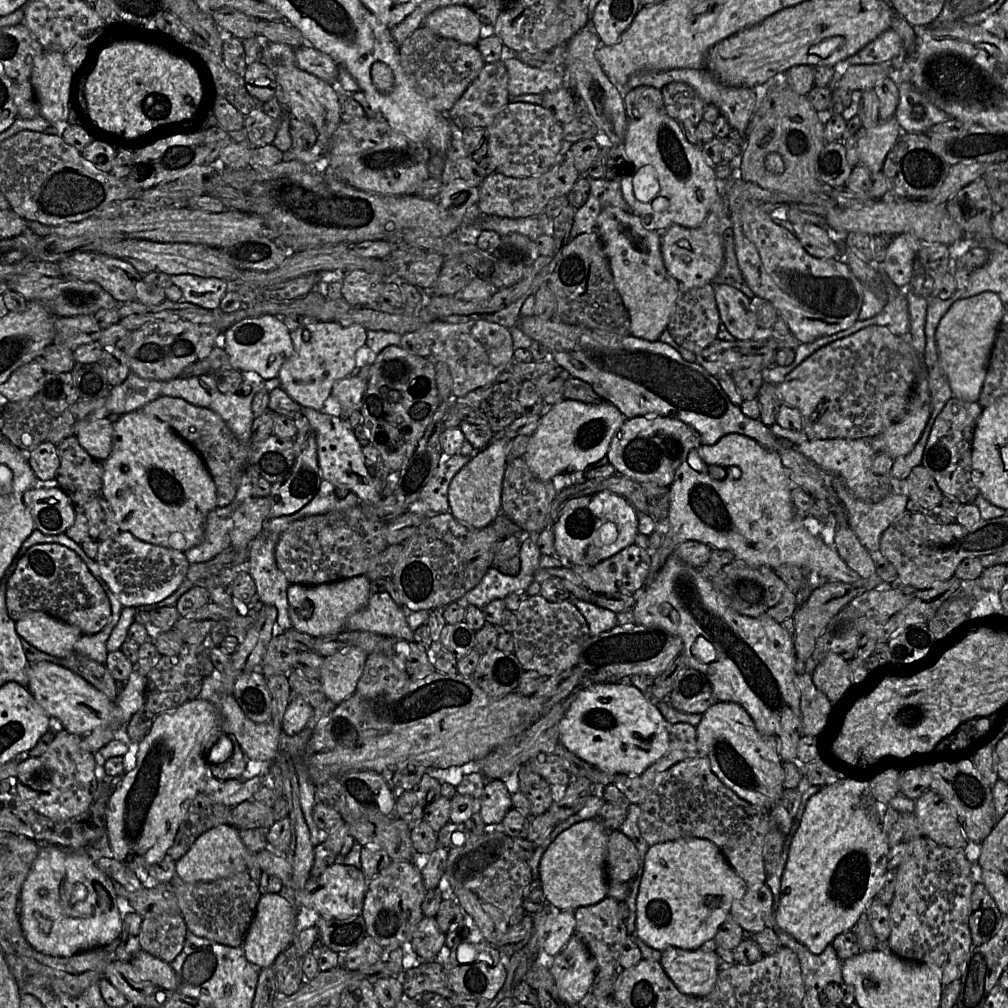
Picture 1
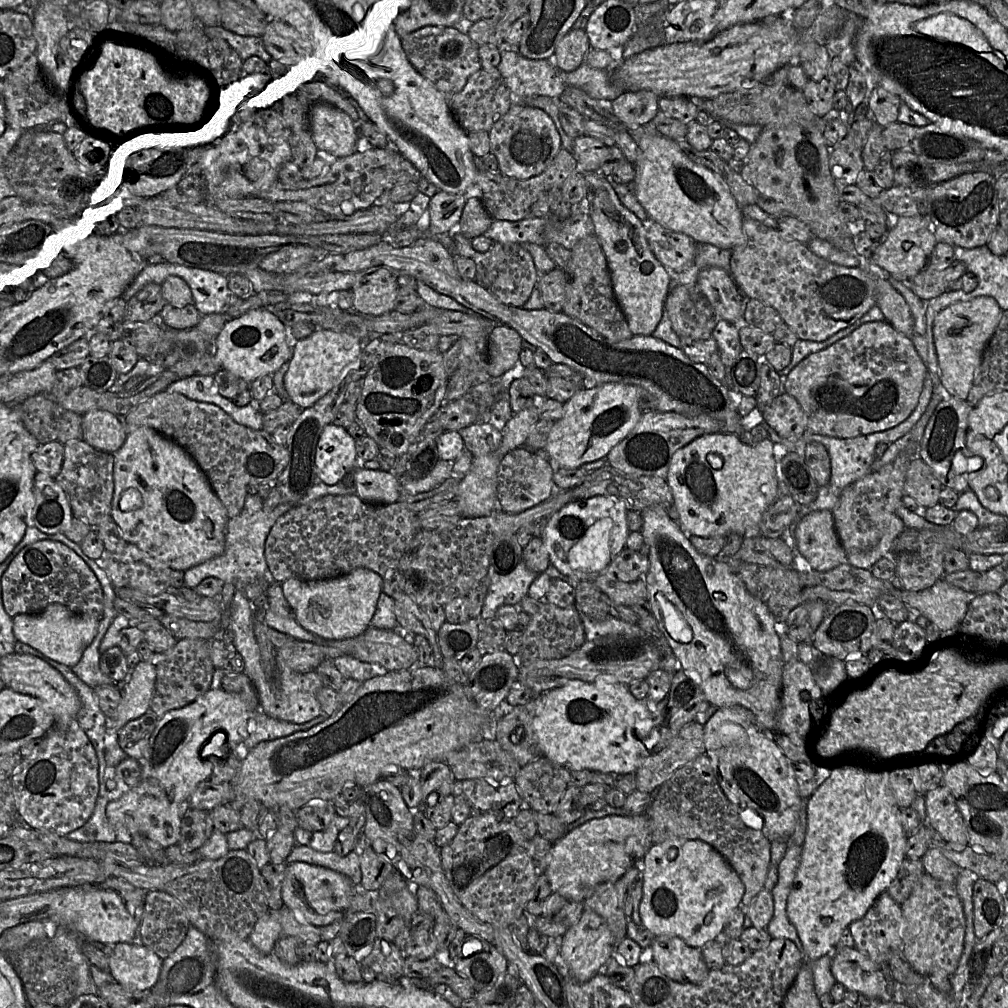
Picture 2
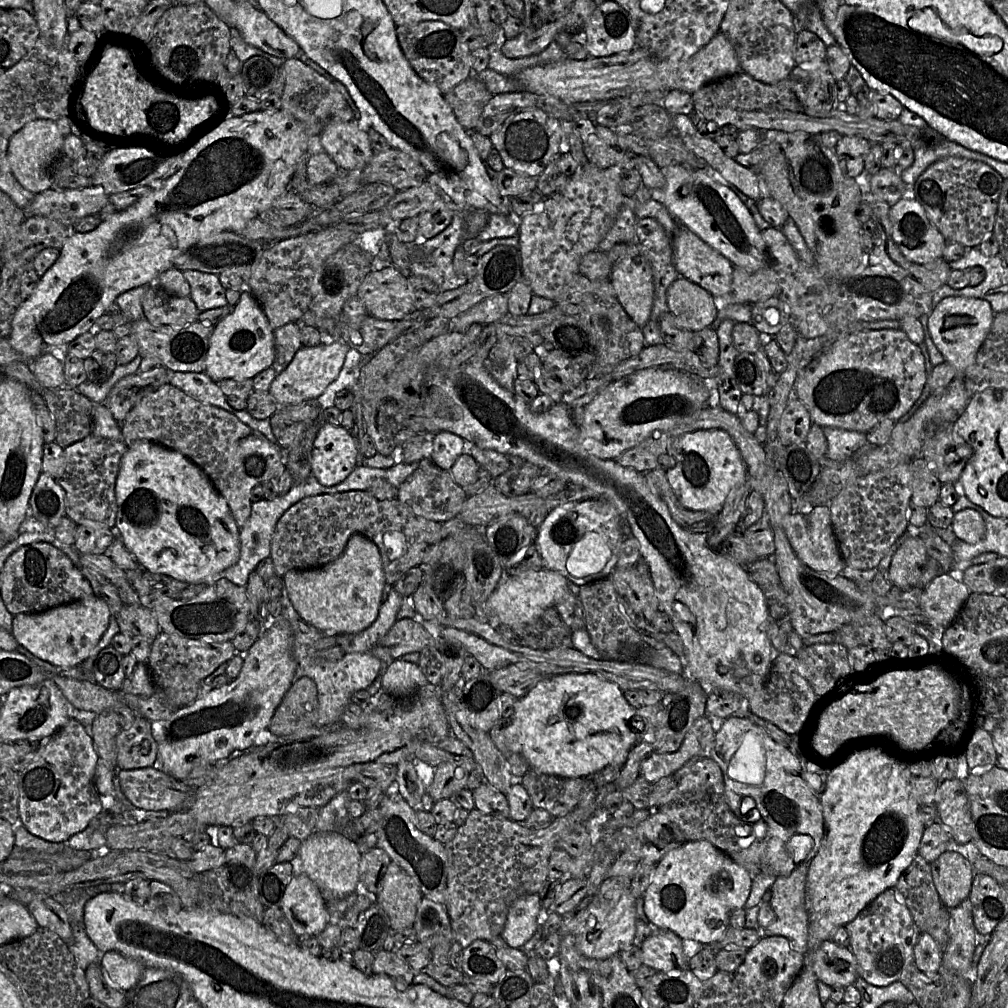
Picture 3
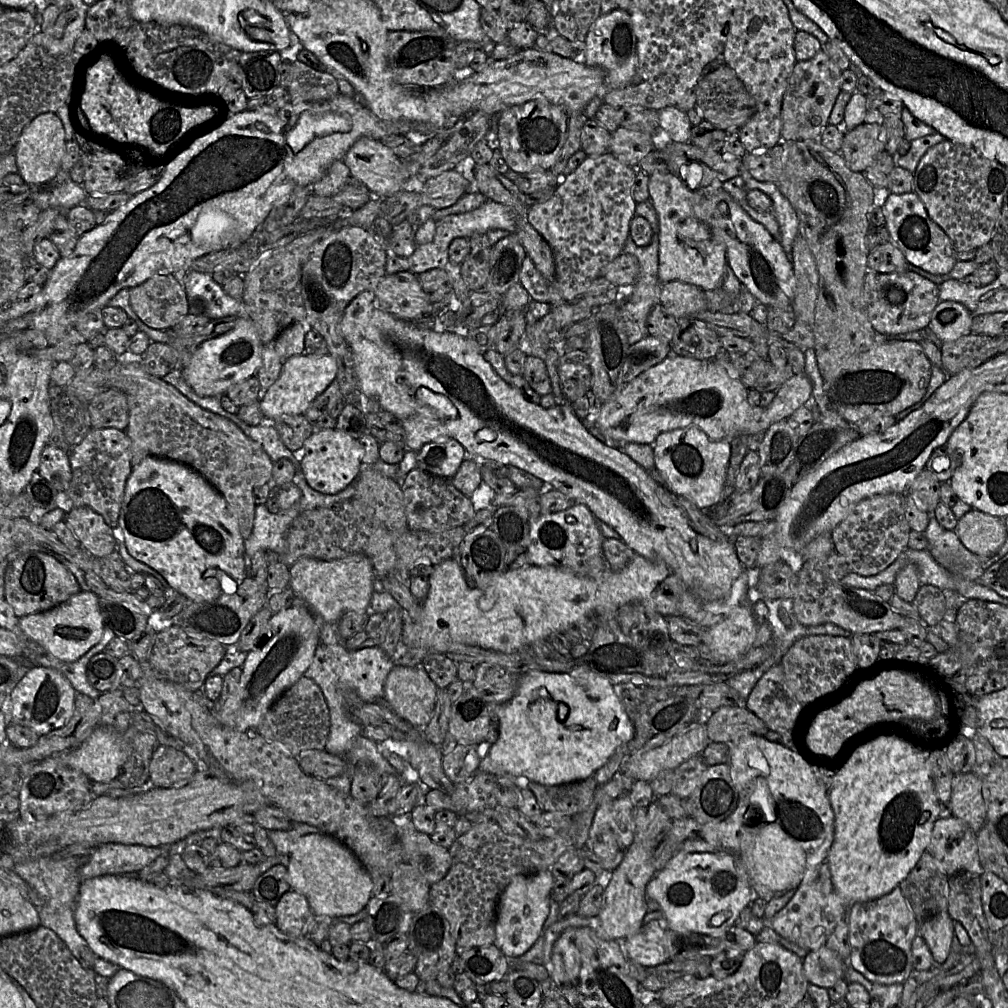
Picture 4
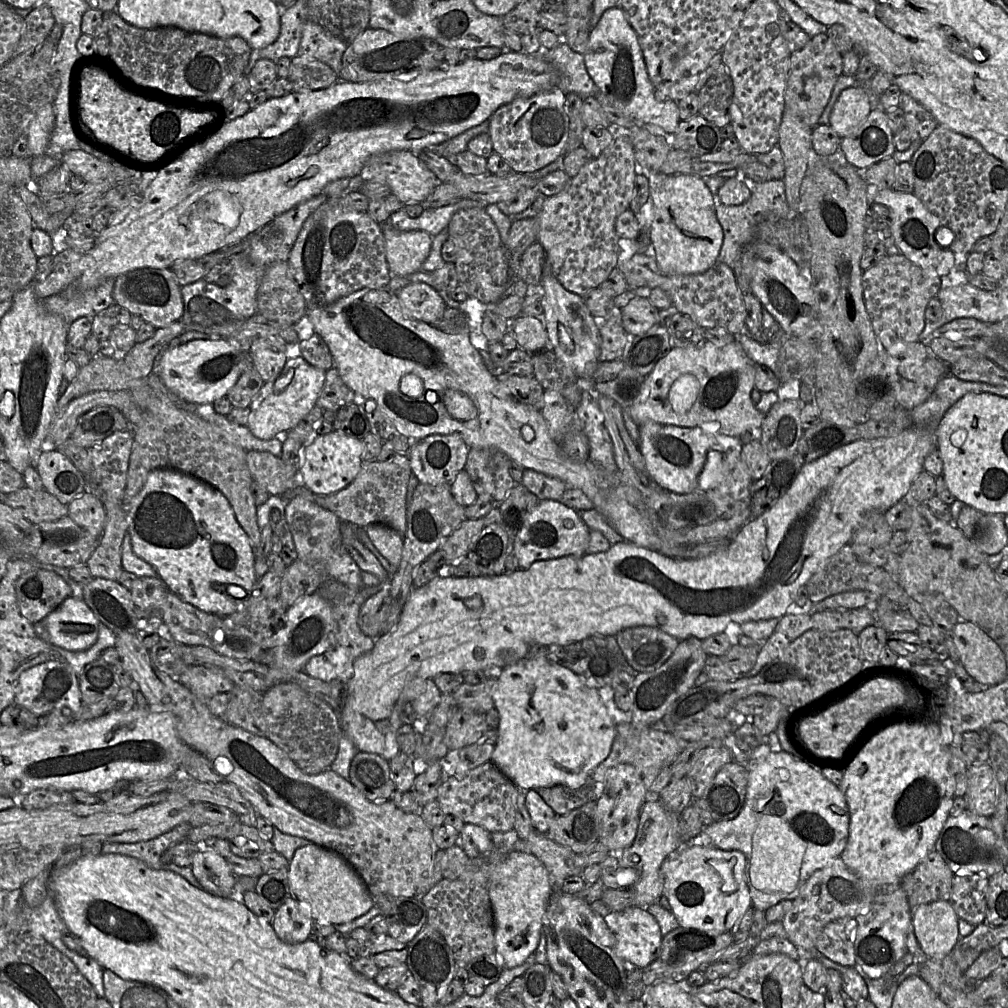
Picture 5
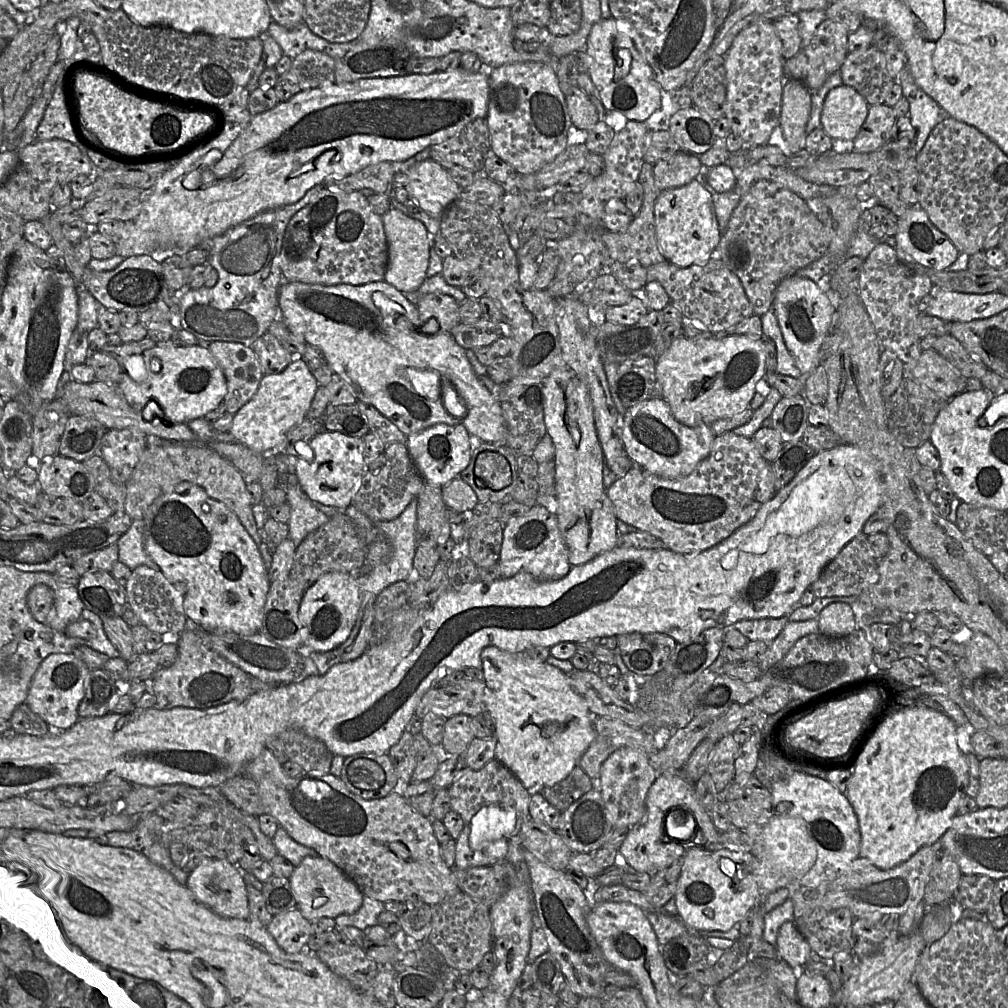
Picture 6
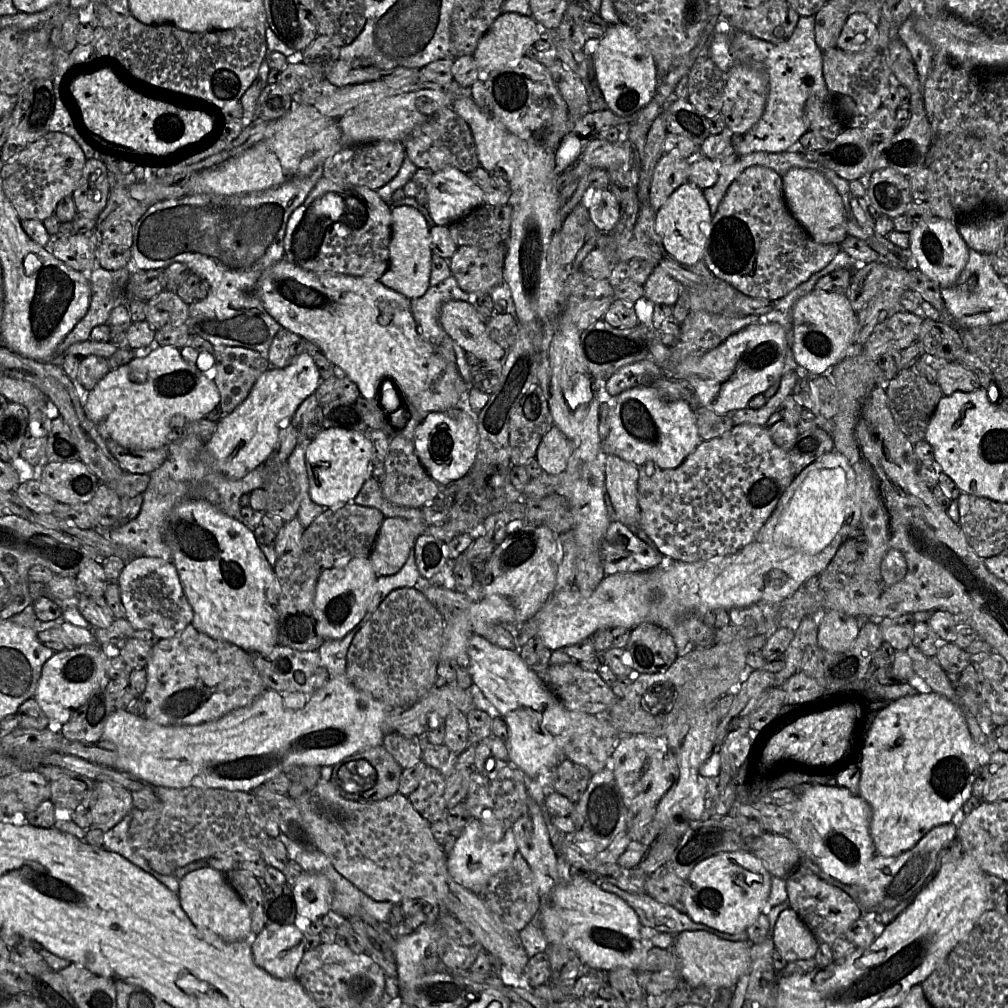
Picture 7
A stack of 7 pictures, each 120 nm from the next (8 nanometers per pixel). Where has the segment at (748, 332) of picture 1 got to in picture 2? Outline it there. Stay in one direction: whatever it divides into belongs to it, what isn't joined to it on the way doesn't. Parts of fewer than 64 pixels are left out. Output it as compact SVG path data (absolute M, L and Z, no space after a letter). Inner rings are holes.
M707 267L699 273L696 284L721 320L739 324L745 311L746 299L733 276L721 268Z

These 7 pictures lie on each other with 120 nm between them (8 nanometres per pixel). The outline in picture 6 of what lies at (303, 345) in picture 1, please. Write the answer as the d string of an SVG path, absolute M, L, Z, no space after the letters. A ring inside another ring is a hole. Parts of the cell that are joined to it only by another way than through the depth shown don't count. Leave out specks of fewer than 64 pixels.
M294 358L279 374L264 375L254 396L234 414L229 433L234 441L252 451L268 455L285 443L287 433L307 418L319 384L305 362Z

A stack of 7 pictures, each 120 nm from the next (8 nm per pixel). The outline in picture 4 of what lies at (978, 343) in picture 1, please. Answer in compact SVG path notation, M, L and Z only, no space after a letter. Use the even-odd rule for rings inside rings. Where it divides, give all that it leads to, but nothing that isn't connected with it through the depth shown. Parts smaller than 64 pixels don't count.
M940 301L931 314L928 330L941 343L971 334L973 315L961 303Z

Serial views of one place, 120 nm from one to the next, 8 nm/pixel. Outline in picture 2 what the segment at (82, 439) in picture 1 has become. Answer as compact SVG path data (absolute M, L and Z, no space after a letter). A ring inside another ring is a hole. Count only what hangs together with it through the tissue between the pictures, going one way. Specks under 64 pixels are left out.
M102 409L82 415L82 438L93 448L114 454L124 444L127 428L121 417Z

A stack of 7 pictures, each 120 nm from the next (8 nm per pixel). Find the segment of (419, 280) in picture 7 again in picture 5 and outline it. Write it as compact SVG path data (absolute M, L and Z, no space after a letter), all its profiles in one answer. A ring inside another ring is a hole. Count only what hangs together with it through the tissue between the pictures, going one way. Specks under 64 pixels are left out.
M387 223L380 225L391 274L404 277L421 270L431 249L432 236L421 230L400 231Z

